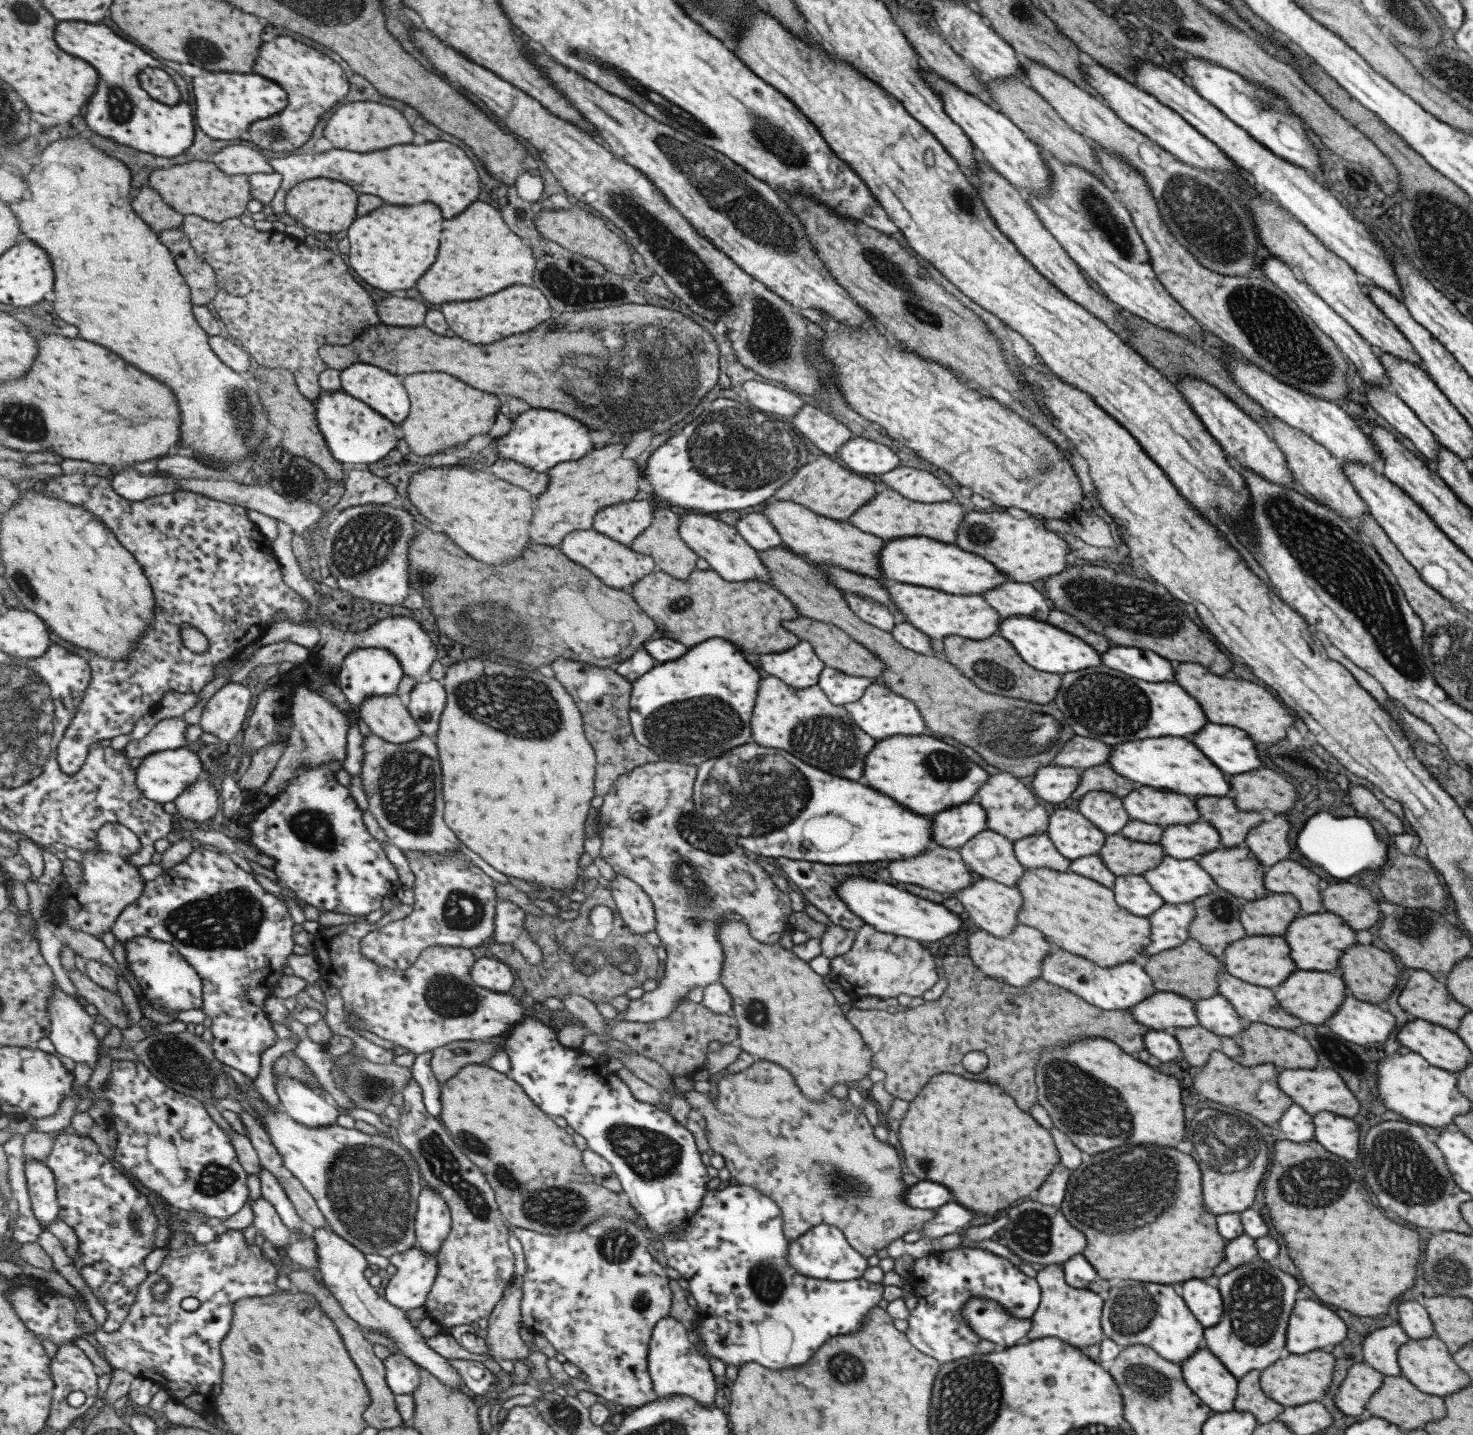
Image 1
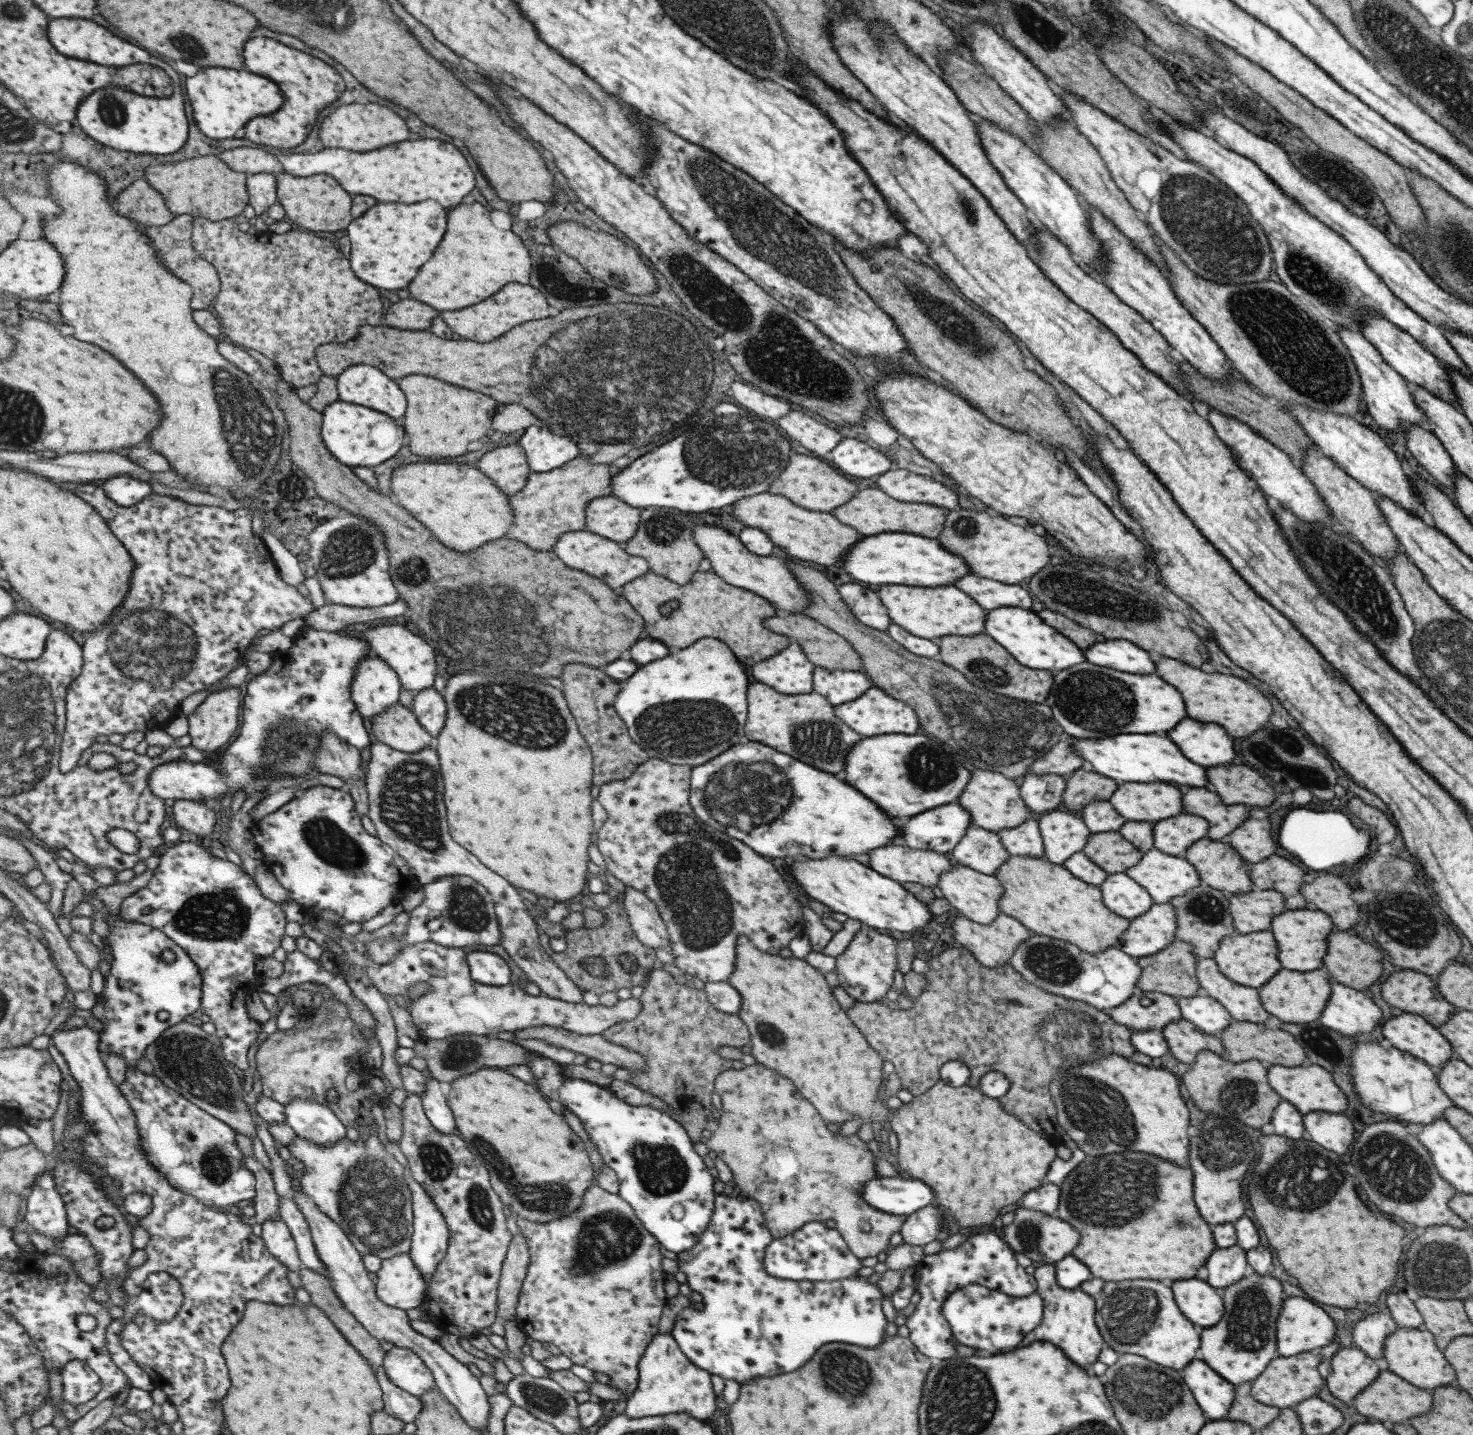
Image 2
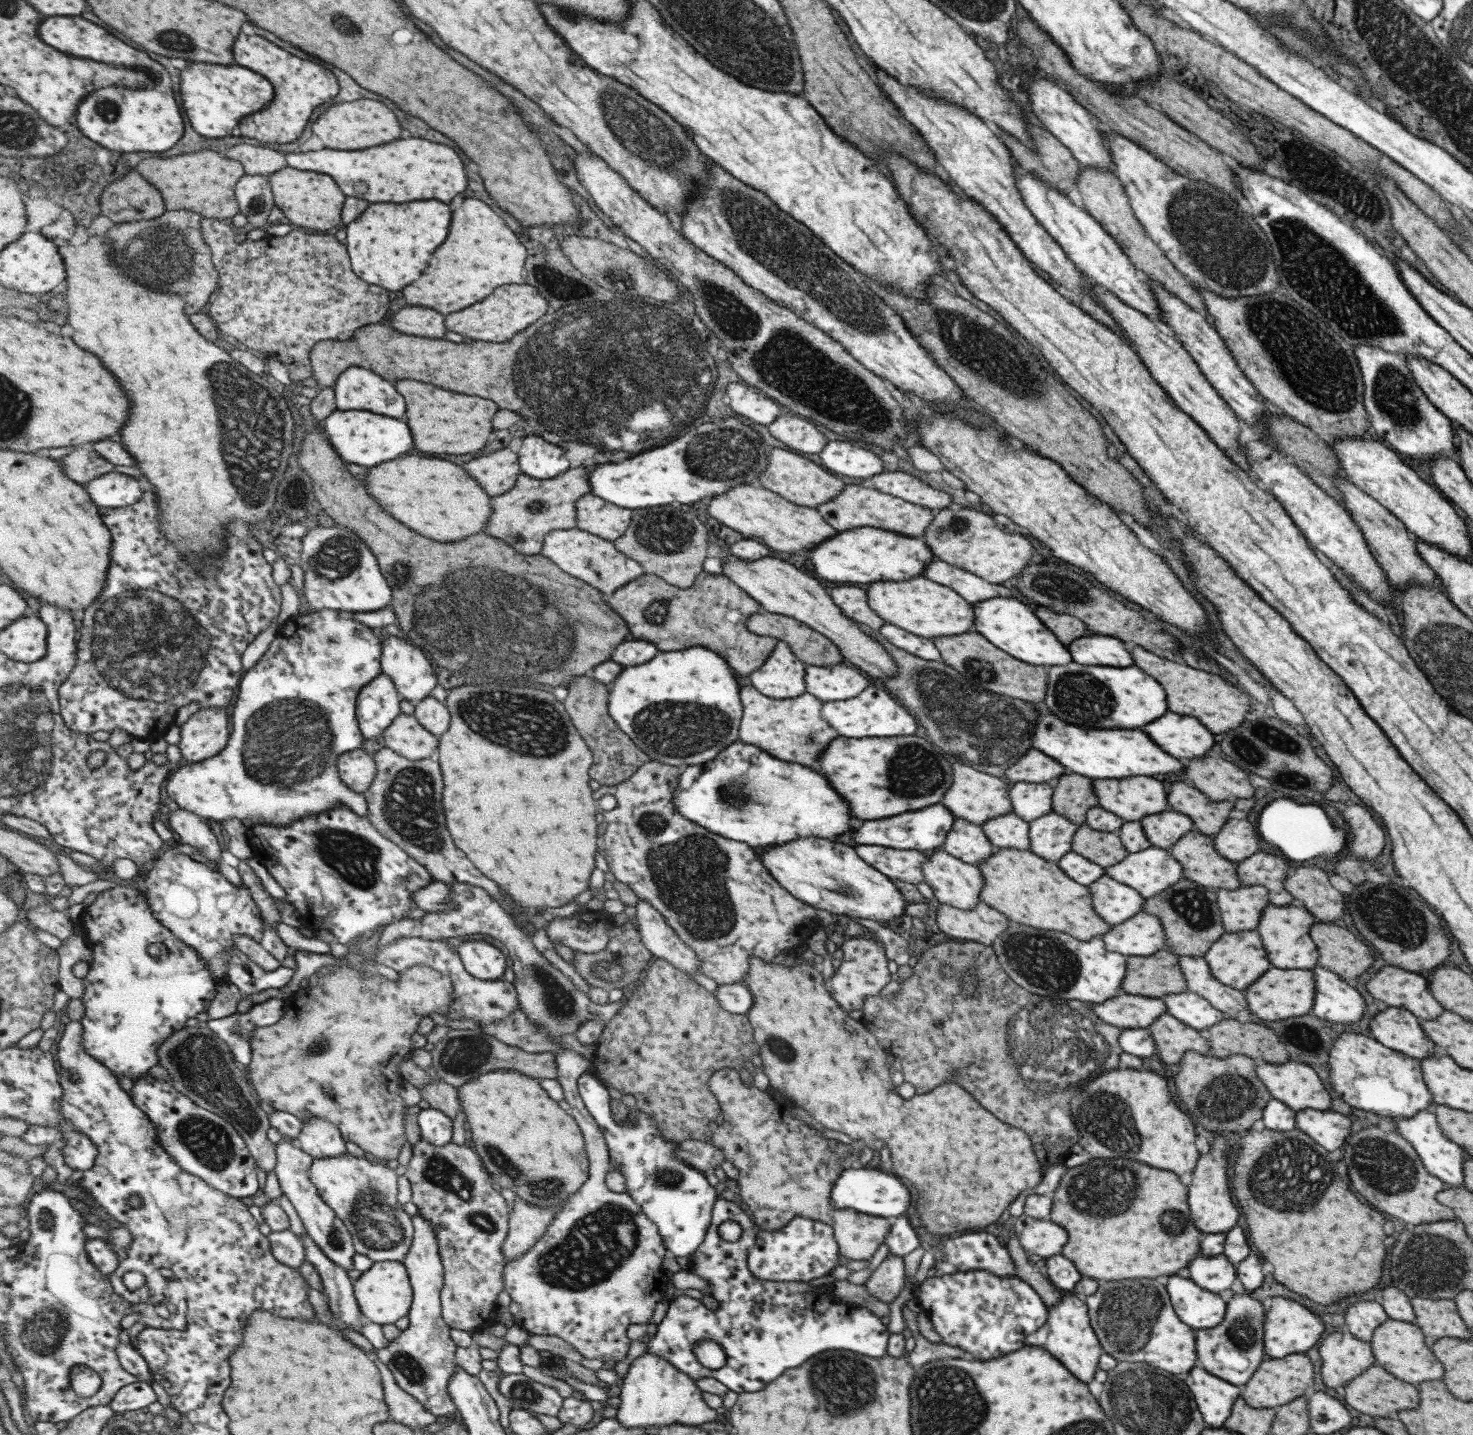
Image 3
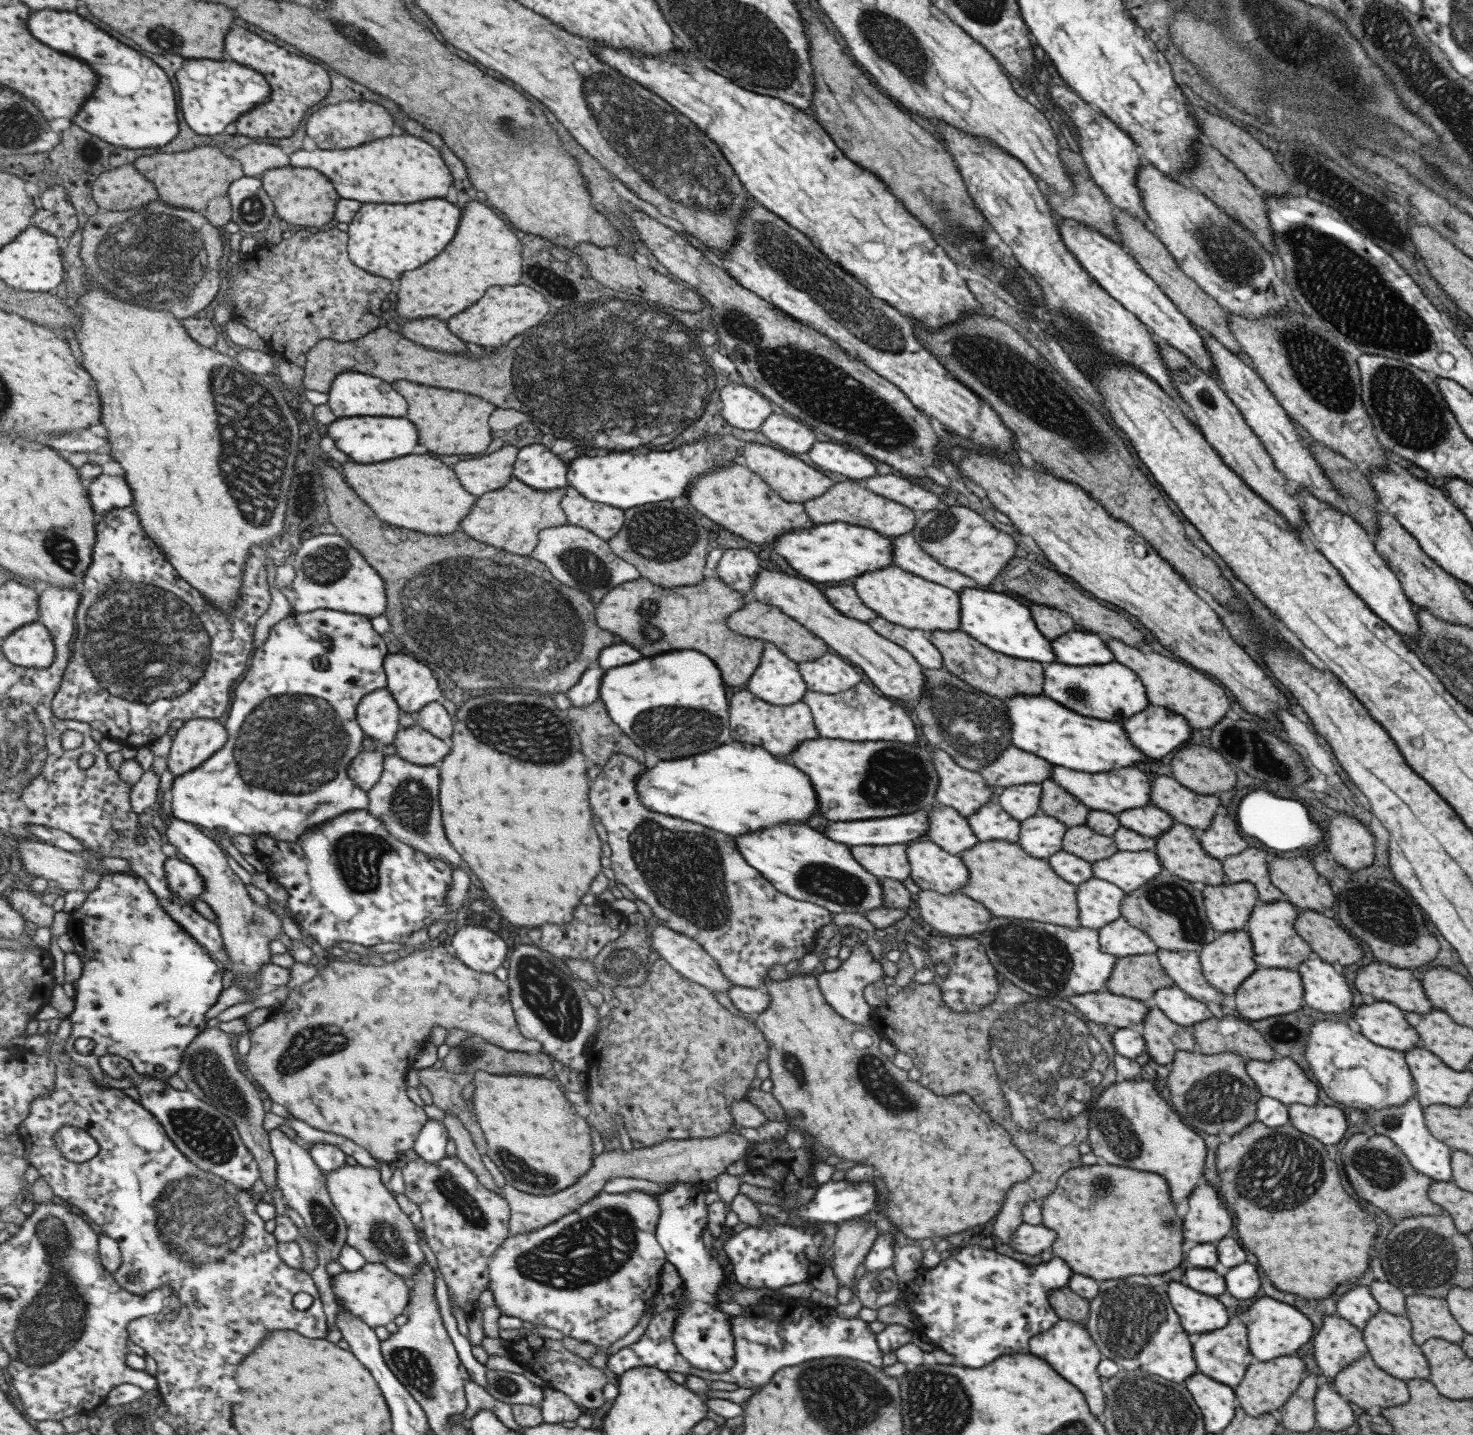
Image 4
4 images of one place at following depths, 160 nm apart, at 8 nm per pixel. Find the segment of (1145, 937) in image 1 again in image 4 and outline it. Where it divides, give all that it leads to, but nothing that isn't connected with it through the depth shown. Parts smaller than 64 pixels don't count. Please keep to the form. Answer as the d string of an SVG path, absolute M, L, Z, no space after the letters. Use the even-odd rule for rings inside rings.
M1003 840L978 842L971 848L962 850L959 858L968 870L967 882L960 892L971 900L982 904L990 911L991 916L1033 920L1065 928L1077 928L1079 926L1076 887L1060 879L1046 860L1028 855L1018 843L1006 843Z

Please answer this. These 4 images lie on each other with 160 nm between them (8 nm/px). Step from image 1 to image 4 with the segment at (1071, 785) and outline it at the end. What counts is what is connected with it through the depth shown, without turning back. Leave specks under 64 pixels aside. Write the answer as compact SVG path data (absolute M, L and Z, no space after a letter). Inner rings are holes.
M1039 783L1005 787L997 802L1011 819L1021 822L1038 814L1041 789Z

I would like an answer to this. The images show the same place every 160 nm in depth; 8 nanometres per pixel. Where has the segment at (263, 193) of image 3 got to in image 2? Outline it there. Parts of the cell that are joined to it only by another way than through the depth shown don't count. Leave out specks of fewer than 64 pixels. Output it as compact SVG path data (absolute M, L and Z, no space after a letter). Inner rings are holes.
M248 174L250 206L260 216L277 202L277 178L273 174Z

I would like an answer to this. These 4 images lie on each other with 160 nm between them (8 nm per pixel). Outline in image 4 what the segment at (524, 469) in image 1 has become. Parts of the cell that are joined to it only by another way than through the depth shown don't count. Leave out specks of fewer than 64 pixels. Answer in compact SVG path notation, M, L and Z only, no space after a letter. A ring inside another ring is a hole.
M504 445L503 448L494 453L489 453L479 458L463 460L463 462L455 464L455 472L461 476L461 482L465 484L465 488L469 488L469 492L473 492L473 494L477 494L480 497L511 483L519 454L520 448L517 448L517 446Z

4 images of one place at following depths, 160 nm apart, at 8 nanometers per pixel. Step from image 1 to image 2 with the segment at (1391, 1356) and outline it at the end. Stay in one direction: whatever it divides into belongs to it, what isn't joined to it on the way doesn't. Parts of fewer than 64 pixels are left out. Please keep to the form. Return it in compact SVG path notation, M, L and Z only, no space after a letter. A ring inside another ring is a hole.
M1370 1314L1359 1320L1353 1328L1353 1342L1369 1358L1377 1360L1383 1368L1383 1345L1386 1336L1396 1331L1395 1321L1387 1314Z

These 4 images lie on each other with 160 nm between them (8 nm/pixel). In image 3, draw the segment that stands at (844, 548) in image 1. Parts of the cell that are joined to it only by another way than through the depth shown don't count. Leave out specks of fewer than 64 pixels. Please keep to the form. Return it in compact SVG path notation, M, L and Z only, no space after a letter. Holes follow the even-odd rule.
M757 483L739 484L711 498L713 502L708 505L708 512L713 514L719 522L723 522L727 528L742 534L744 538L756 539L777 552L789 552L793 556L808 552L815 544L827 540L829 536L835 536L837 532L825 524L825 520L813 508L799 507L777 493L761 487Z

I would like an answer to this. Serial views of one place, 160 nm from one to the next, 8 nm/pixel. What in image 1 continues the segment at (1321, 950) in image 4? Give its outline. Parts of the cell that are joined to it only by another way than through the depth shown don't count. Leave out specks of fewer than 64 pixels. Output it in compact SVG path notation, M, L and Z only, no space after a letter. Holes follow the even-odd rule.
M1359 944L1345 950L1345 954L1339 958L1339 970L1343 972L1337 974L1343 974L1344 985L1354 997L1357 996L1359 1000L1380 1006L1383 1006L1393 992L1400 973L1395 962L1391 960L1391 954L1373 946L1359 946Z

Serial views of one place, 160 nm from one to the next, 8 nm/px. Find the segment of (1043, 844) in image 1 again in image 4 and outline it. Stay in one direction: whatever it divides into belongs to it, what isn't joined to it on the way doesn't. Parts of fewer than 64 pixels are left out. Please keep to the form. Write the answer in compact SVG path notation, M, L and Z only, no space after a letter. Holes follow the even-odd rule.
M997 801L986 802L977 812L966 818L969 829L978 838L978 842L986 840L1003 840L1006 843L1017 843L1019 824L1011 819Z

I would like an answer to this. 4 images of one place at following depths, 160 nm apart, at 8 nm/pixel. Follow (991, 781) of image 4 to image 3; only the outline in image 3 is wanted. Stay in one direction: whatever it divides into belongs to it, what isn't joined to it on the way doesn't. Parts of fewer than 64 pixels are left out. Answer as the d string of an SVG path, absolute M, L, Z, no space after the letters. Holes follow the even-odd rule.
M1031 748L1029 751L1025 751L1025 755L1016 760L1015 764L1011 764L1009 768L1005 769L1002 778L1009 784L1016 782L1042 783L1052 782L1064 772L1066 772L1066 768L1055 759Z

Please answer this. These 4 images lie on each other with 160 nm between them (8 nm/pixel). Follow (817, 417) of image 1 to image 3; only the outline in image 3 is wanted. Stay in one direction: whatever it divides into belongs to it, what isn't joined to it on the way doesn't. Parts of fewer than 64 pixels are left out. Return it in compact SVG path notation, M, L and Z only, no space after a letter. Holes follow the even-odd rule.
M780 416L769 424L769 434L793 450L818 454L827 444L827 438L813 426L811 421L795 416Z

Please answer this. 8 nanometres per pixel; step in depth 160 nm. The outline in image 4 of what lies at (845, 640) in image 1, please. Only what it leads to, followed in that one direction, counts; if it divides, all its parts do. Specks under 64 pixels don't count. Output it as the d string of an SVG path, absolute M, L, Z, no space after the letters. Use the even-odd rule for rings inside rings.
M753 600L744 603L743 608L732 614L733 616L729 616L727 622L729 622L729 628L733 628L733 632L773 643L794 663L815 660L827 652L827 645L821 639L818 639L812 632L808 632L806 628L803 628L786 613L781 612L776 606L765 604L764 601Z

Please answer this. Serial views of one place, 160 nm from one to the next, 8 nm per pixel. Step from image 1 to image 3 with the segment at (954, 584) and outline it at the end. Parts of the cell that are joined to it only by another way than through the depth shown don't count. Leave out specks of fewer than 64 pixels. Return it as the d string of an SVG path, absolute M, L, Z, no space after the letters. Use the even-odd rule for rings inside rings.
M871 527L853 528L853 530L841 532L841 534L829 538L825 542L820 542L808 552L809 554L803 554L802 556L807 556L811 560L813 568L815 568L815 574L819 578L829 578L829 582L856 583L862 587L871 582L883 580L897 582L898 580L922 576L926 564L929 564L929 560L934 557L922 538L898 535L894 532Z

